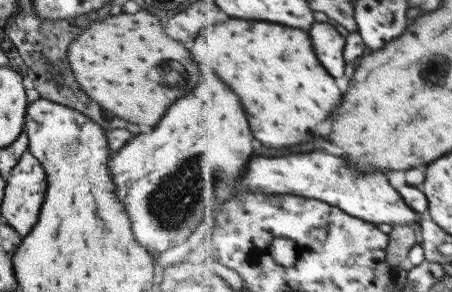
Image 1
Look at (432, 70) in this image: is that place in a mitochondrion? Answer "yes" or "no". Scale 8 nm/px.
yes

